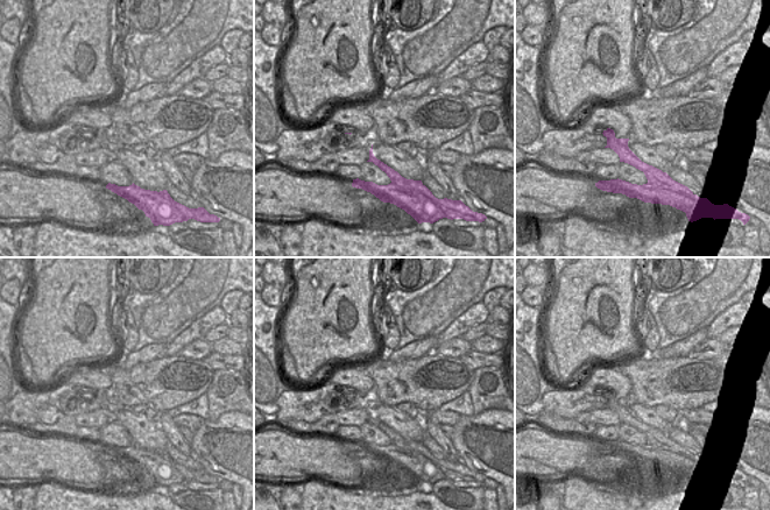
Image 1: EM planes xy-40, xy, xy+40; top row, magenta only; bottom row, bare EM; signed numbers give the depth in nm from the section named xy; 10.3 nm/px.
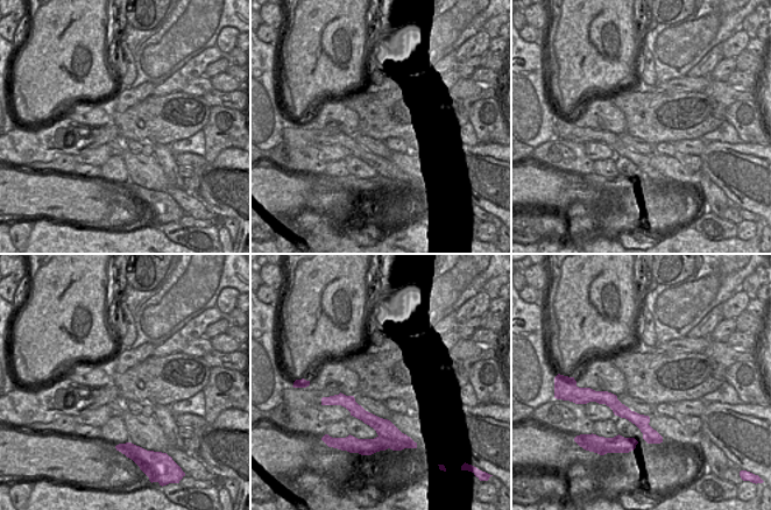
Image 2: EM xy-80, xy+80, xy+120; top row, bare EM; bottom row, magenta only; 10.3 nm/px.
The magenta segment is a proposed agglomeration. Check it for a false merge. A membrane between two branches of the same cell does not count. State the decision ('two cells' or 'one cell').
two cells

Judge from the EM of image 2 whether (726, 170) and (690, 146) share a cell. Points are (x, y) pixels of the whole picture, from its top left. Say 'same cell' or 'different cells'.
different cells

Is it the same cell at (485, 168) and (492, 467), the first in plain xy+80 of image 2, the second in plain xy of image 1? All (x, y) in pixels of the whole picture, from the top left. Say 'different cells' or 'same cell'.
same cell

